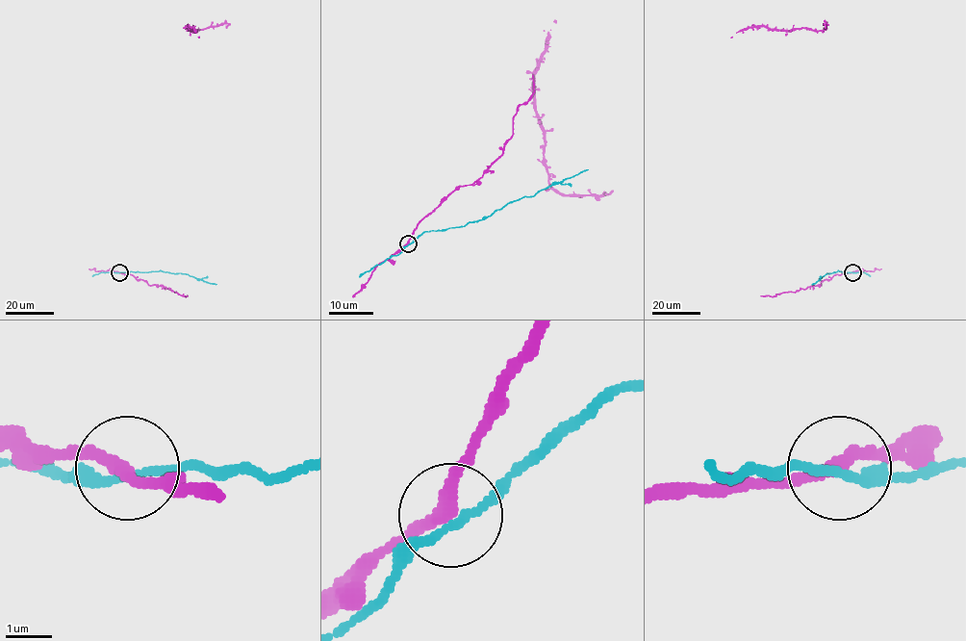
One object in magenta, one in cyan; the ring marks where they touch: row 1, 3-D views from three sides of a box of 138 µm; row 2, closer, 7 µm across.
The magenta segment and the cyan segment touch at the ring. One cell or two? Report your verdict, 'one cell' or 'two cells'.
two cells

